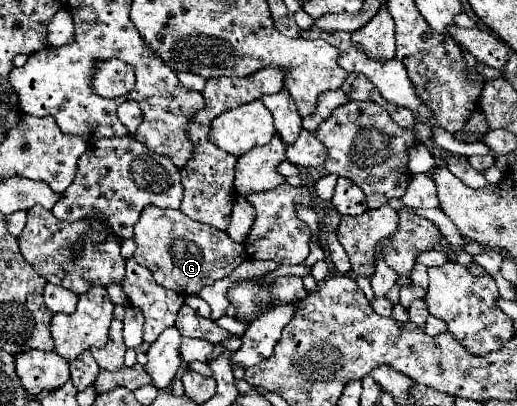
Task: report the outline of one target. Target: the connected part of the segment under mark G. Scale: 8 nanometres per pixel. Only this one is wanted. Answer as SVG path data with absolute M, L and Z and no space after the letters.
M146 206L142 210L140 220L134 226L134 242L136 262L146 266L160 286L170 288L182 296L198 294L204 286L228 276L238 264L246 260L244 246L232 242L226 232L190 220L180 210L160 210L156 206Z

